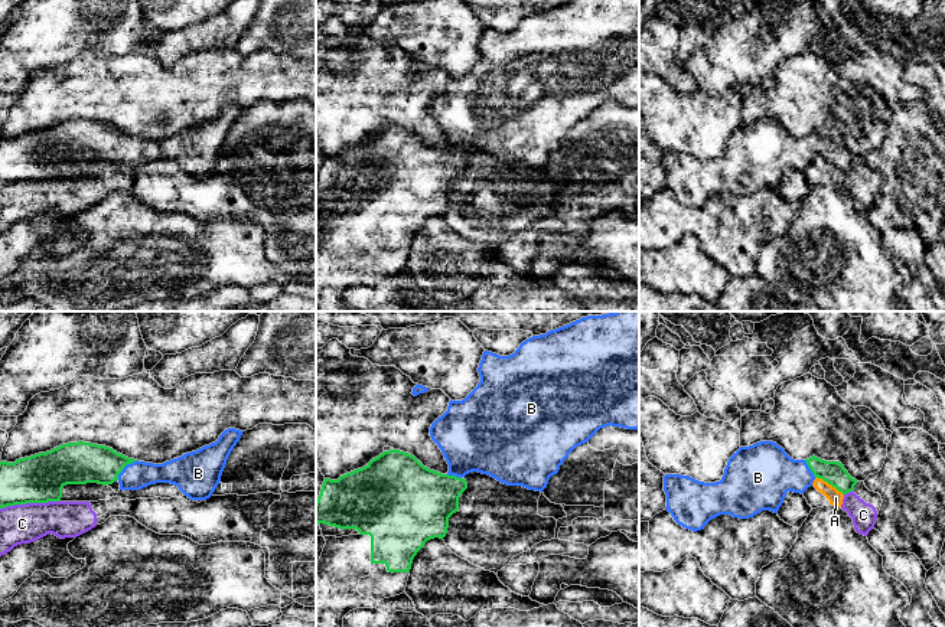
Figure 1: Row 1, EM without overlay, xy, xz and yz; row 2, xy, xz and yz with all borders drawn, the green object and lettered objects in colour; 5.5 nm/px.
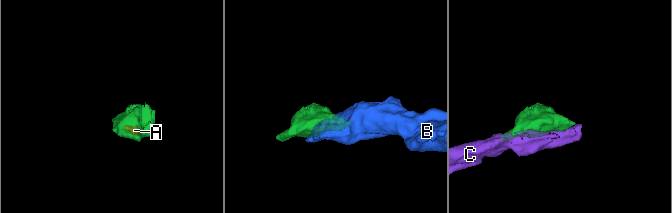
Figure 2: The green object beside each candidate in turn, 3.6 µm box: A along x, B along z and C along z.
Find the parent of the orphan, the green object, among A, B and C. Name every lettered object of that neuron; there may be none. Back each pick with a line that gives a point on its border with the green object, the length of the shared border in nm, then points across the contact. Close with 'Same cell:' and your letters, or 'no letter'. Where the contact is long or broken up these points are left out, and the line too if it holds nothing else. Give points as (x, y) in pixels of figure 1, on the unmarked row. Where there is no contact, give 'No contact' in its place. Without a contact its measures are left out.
B: Touches green at xy (124, 143). Shared border 160 nm. Path across: xy (80, 140), (124, 143), (133, 152), (139, 152)
Same cell: B

